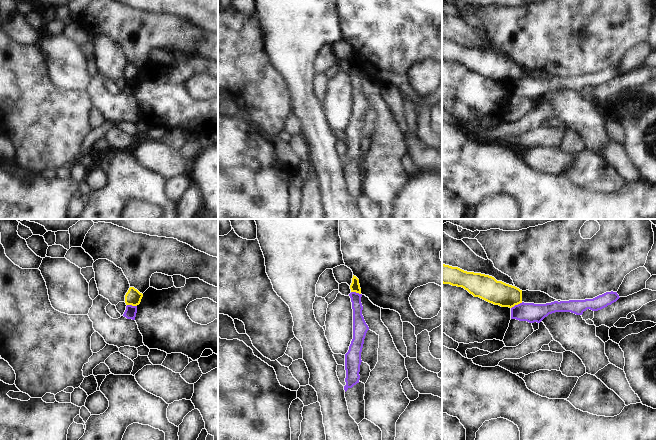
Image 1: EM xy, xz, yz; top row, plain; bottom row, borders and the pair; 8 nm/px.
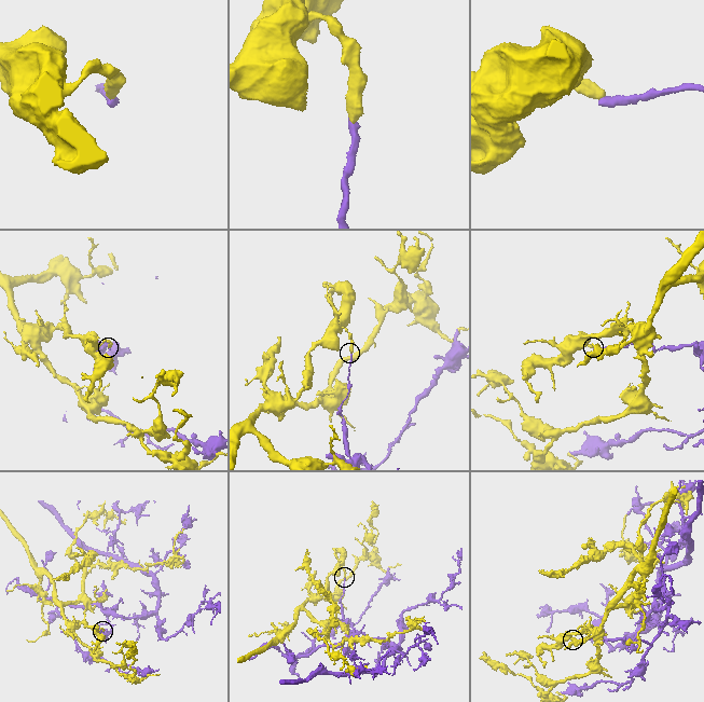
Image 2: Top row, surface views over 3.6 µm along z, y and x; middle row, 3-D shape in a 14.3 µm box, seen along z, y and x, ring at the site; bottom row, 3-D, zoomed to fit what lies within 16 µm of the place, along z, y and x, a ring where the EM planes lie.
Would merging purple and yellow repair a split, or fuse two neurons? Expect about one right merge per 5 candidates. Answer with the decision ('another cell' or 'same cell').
another cell

